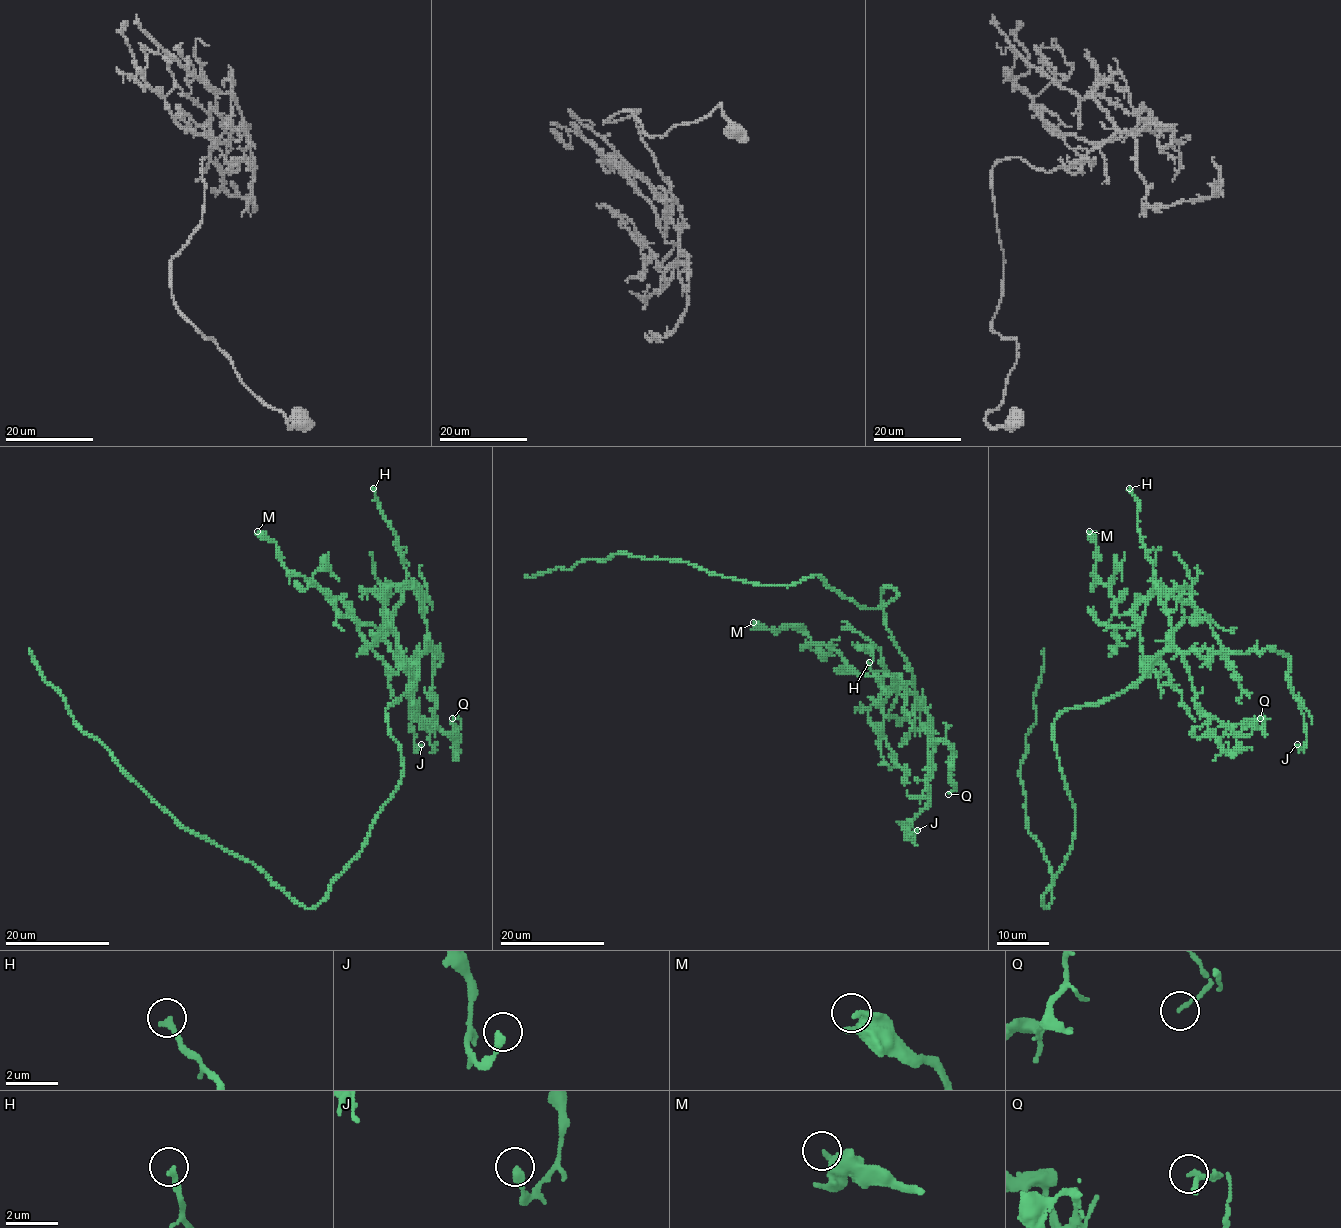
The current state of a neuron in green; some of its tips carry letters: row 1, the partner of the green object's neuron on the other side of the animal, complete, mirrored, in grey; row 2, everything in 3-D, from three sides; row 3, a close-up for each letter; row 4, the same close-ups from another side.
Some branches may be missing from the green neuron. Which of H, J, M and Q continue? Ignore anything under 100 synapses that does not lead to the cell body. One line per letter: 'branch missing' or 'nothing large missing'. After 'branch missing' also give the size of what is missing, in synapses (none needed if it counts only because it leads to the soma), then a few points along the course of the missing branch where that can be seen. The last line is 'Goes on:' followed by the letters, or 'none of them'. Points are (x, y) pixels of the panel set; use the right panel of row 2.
H: nothing large missing
J: nothing large missing
M: nothing large missing
Q: nothing large missing
Goes on: none of them

